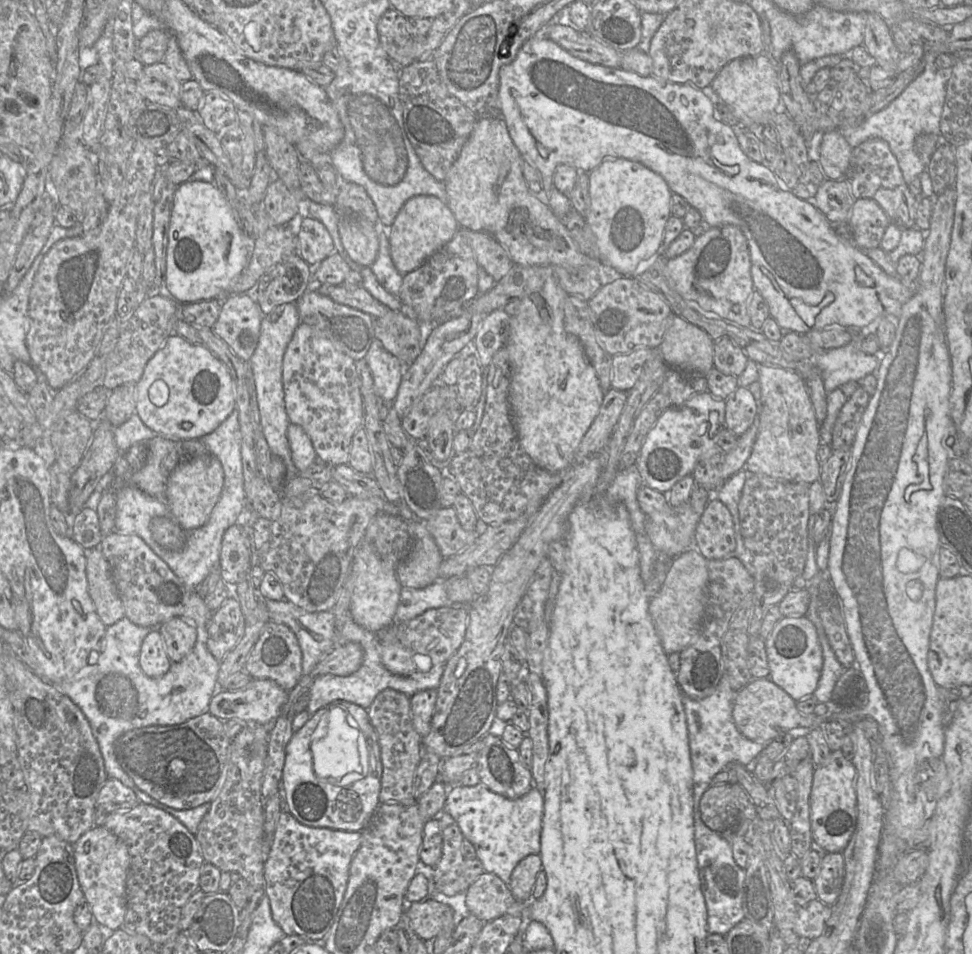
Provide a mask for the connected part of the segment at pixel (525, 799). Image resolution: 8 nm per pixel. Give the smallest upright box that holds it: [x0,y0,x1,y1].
[444,782,543,884]

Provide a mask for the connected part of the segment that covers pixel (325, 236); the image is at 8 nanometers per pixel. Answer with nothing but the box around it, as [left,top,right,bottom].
[297,217,335,267]

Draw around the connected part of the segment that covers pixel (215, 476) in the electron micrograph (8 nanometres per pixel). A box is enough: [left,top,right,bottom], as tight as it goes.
[164,455,224,530]

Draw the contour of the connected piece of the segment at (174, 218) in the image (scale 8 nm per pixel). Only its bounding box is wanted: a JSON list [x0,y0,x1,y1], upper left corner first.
[165,181,254,303]

